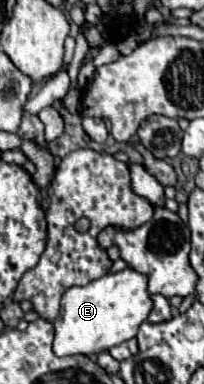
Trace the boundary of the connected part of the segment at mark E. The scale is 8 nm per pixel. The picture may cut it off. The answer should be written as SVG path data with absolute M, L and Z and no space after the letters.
M133 269L107 273L85 287L71 287L61 299L61 313L53 321L55 341L53 351L57 357L69 355L99 355L111 347L129 341L137 335L139 325L151 313L151 297L147 293L147 277Z

